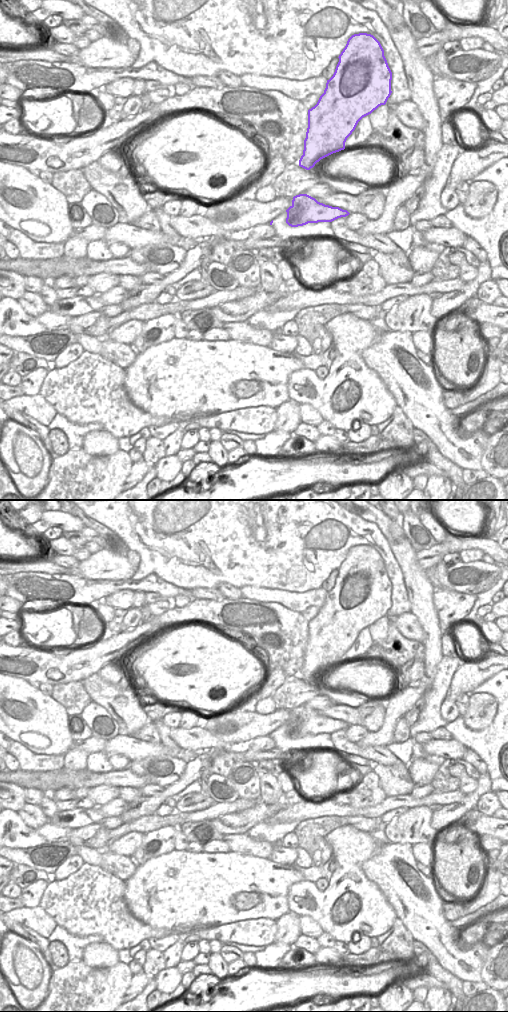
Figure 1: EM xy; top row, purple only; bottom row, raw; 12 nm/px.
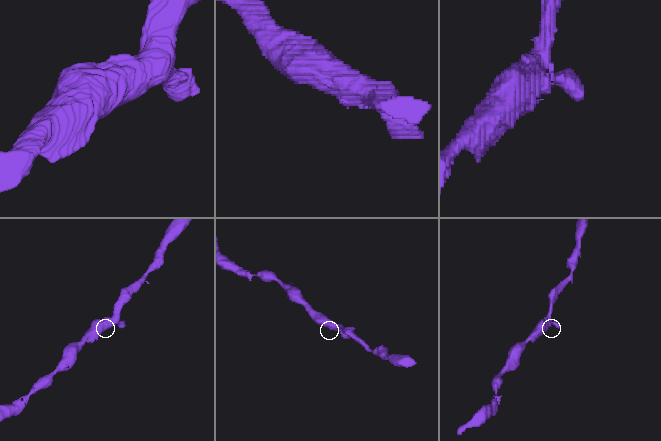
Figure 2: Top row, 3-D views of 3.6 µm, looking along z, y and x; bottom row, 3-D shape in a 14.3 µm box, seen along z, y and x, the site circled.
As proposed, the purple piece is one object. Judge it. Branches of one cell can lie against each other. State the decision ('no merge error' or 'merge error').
no merge error

